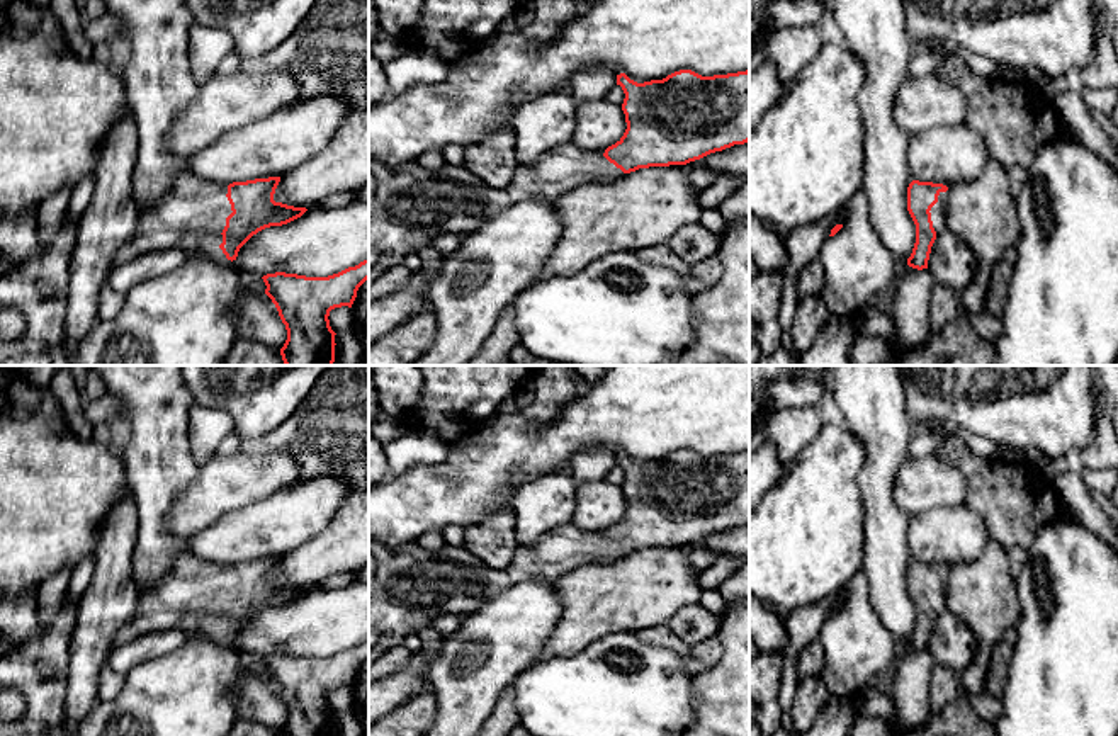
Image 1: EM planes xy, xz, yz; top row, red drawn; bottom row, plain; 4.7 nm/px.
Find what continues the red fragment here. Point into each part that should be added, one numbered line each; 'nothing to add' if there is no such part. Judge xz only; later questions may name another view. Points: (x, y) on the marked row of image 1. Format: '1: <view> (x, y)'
1: xz (408, 211)

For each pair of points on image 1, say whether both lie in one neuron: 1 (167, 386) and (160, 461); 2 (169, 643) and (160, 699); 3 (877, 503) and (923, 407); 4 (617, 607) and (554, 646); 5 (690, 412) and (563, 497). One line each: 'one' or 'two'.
1: one
2: two
3: two
4: one
5: two

